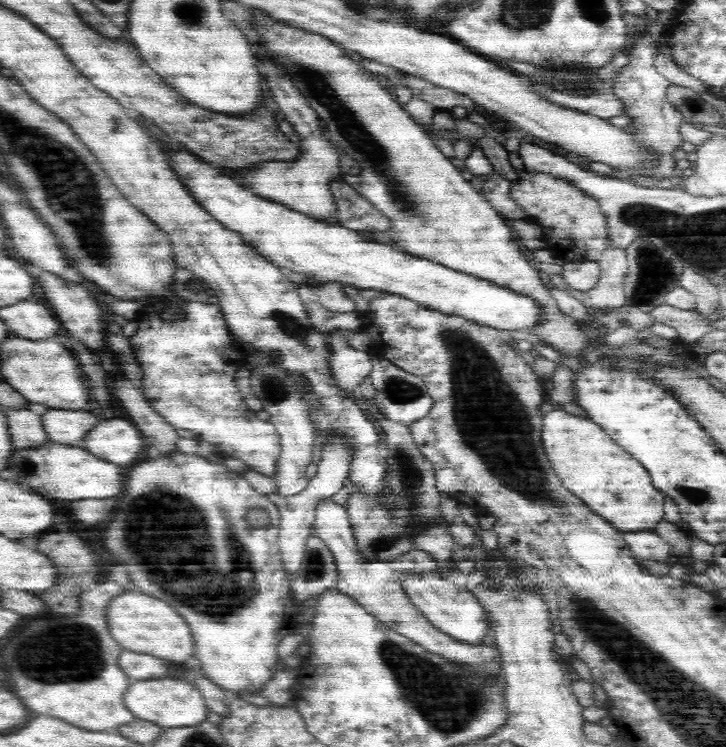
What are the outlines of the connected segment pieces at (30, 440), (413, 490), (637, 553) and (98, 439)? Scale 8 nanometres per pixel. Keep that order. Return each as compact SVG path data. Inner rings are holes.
M31 409L7 411L8 424L12 430L13 448L31 449L50 445L50 437L46 432L41 416Z
M381 411L371 419L380 433L378 454L384 461L384 476L374 492L357 487L346 507L351 530L359 549L368 558L393 561L402 552L415 548L415 536L442 520L440 492L436 490L434 466L414 443L409 425L388 418Z
M655 531L650 532L622 532L624 542L628 544L632 556L637 559L656 560L664 562L668 556L671 556L671 548Z
M114 418L106 424L99 422L80 448L114 464L132 464L142 456L146 444L145 436L135 423L126 418Z

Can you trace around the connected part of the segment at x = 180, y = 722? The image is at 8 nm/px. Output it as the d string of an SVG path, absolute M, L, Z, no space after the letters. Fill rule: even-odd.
M158 678L140 680L126 694L126 707L140 719L155 722L168 729L188 728L202 724L210 712L206 699L194 682L185 678Z

